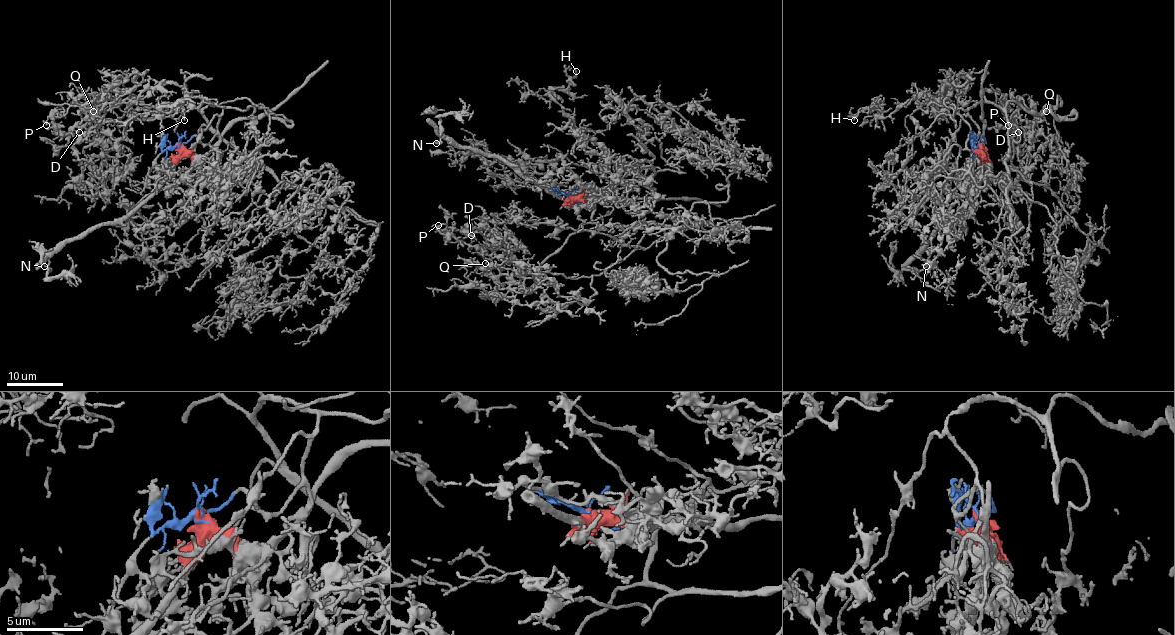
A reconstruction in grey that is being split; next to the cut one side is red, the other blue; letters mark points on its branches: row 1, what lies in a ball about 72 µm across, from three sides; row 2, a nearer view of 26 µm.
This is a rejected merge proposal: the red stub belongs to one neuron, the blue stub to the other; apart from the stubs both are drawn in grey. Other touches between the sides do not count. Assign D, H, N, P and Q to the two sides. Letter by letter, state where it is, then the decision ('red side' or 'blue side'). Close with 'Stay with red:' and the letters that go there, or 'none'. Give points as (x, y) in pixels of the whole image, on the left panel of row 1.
D: place (79, 132); blue side
H: place (184, 120); blue side
N: place (44, 266); red side
P: place (46, 125); blue side
Q: place (93, 111); blue side
Stay with red: N

